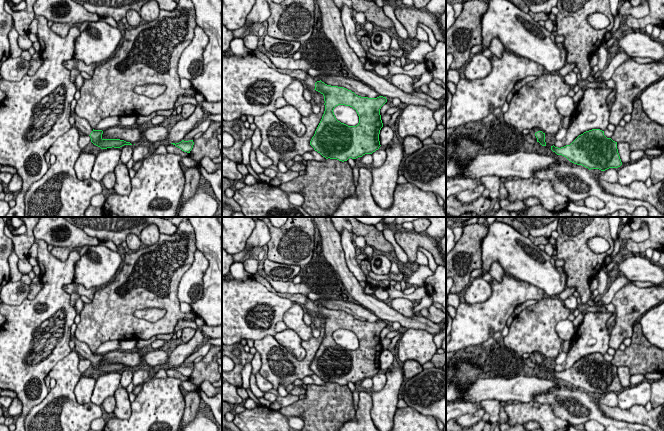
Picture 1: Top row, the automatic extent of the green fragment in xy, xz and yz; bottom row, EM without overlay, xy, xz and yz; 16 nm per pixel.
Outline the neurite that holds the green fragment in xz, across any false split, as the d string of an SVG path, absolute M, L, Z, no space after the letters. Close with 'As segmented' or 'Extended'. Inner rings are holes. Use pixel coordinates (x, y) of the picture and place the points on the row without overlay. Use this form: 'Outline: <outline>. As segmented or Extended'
Outline: M310 299L302 306L305 311L320 316L325 325L324 338L310 365L315 375L326 383L344 386L379 373L379 358L383 351L380 333L387 326L386 321L361 321L346 312L327 309L321 304L316 306ZM338 329L355 333L359 347L348 350L338 345L333 336Z. Extended

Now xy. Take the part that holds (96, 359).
Outline: M75 335L73 336L72 340L75 343L74 350L79 353L80 358L88 359L91 362L91 366L94 369L100 371L101 373L107 373L112 371L120 372L124 369L132 369L130 366L126 366L120 363L103 363L102 354L92 353L88 345L77 339Z. Extended

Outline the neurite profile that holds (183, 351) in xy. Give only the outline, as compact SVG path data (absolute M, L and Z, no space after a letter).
M197 318L195 322L199 328L196 330L194 336L187 343L178 345L169 355L168 361L165 365L175 368L181 366L198 347L203 345L205 342L205 335L200 330L203 321L202 319Z

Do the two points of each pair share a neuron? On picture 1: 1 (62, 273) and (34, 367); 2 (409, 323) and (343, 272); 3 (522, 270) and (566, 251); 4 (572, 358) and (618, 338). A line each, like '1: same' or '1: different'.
1: same
2: same
3: different
4: different

